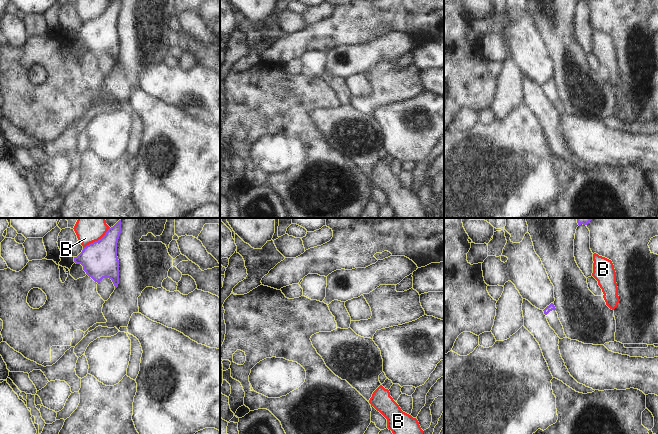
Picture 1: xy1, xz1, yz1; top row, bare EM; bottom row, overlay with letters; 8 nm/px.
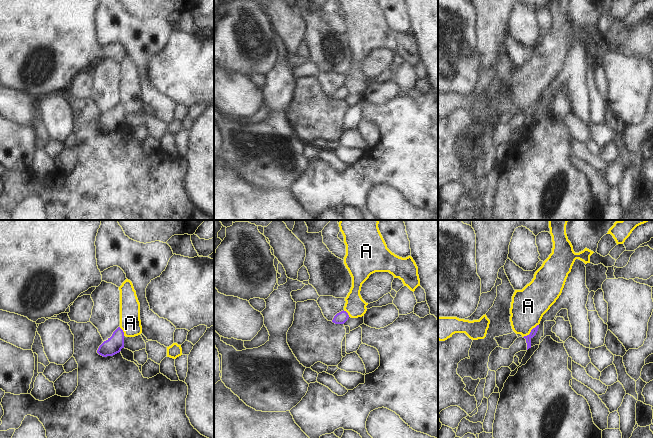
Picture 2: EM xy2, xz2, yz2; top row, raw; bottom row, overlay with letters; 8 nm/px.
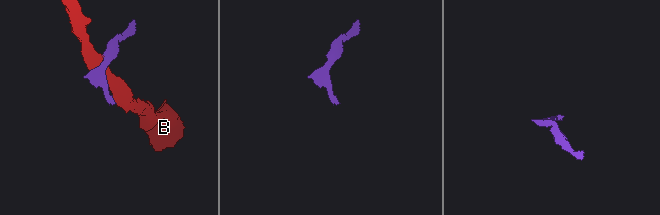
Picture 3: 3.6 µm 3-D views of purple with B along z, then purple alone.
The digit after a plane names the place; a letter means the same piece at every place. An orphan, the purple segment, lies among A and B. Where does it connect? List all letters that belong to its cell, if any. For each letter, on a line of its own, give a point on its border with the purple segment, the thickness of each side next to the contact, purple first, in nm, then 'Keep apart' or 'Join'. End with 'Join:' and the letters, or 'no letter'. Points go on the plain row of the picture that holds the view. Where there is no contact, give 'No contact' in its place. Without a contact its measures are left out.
A: Touches purple at yz2 (531, 107). Thickness 50 nm (purple) against 280 nm. Keep apart
B: Touches purple at xy1 (98, 16). Thickness 300 nm (purple) against 160 nm. Keep apart
Join: no letter

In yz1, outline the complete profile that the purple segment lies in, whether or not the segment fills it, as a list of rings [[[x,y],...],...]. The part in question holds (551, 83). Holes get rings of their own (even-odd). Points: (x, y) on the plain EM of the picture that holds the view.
[[[553,79],[547,82],[544,86],[544,90],[546,91],[547,97],[550,103],[555,107],[560,115],[567,114],[563,102],[558,94],[558,90],[556,88],[556,84]]]

